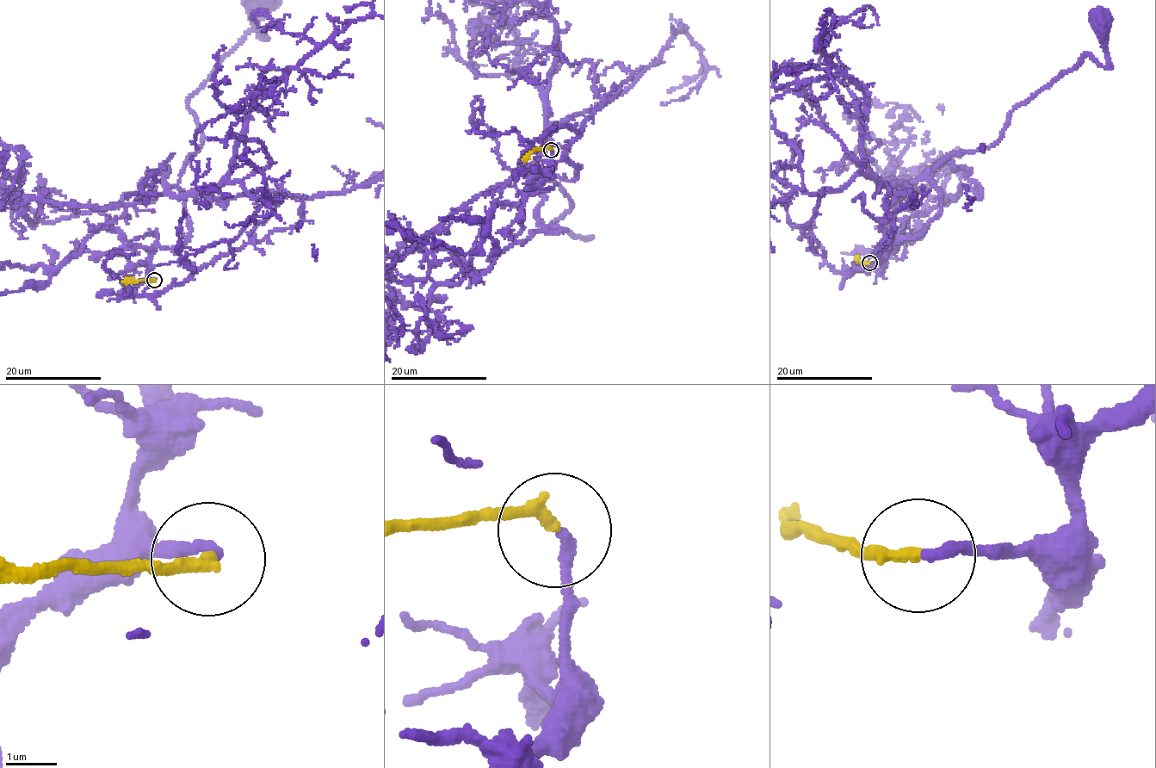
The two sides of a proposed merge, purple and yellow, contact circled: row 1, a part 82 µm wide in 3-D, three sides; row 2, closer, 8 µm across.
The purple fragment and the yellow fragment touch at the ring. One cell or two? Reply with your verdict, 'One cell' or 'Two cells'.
One cell

